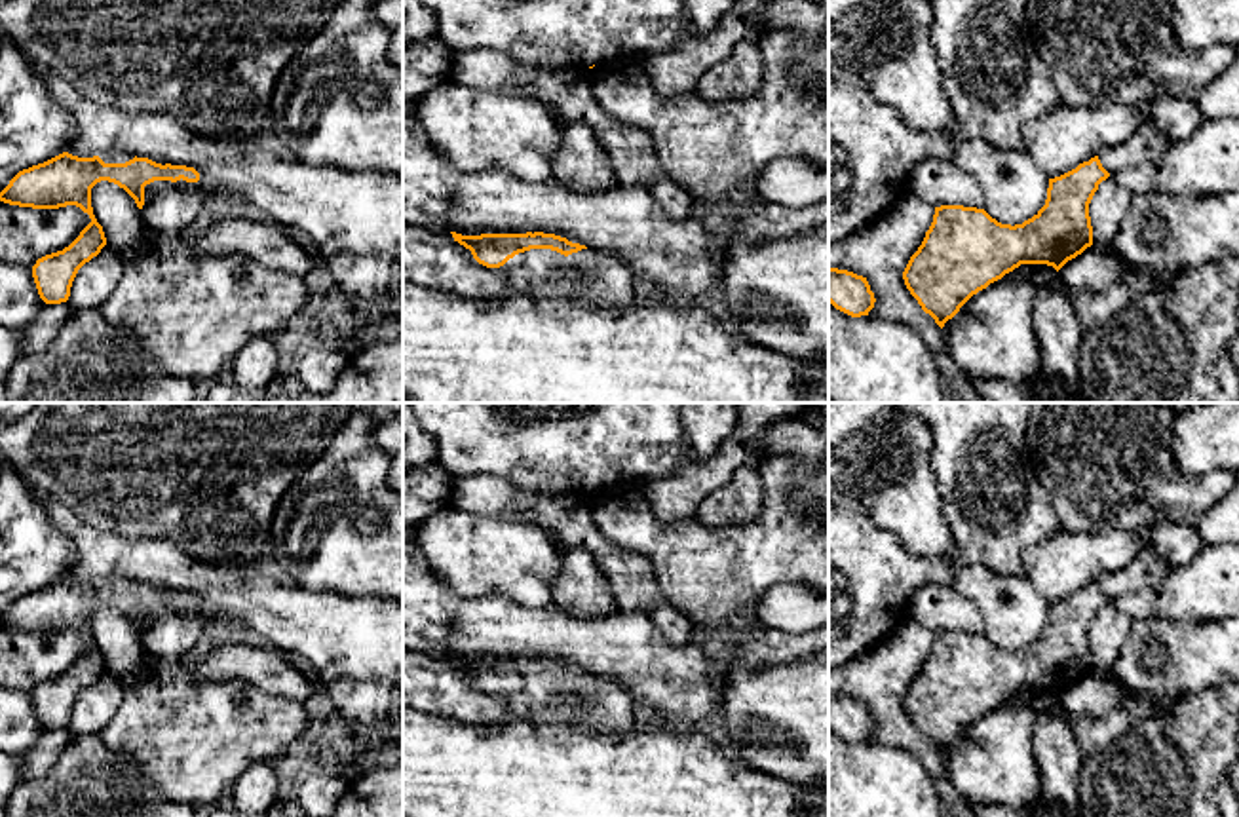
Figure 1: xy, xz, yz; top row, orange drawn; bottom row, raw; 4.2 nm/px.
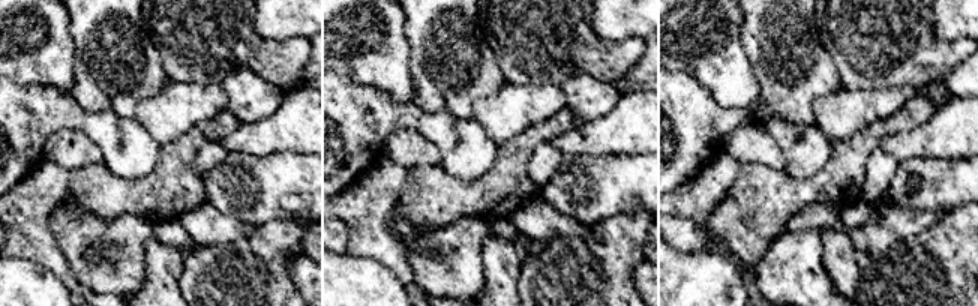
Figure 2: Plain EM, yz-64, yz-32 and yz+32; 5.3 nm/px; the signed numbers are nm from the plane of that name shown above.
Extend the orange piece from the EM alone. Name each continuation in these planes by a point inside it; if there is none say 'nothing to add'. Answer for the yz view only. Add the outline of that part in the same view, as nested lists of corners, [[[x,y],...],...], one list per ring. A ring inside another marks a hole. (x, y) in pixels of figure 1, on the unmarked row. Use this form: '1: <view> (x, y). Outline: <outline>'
1: yz (1146, 569). Outline: [[[1142,549],[1121,572],[1108,572],[1098,580],[1108,598],[1157,583],[1169,572],[1167,562],[1153,551]]]

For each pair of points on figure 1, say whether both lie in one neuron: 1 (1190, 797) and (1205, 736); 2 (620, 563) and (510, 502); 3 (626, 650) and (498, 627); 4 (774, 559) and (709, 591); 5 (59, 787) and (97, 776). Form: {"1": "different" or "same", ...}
{"1": "same", "2": "same", "3": "same", "4": "same", "5": "same"}

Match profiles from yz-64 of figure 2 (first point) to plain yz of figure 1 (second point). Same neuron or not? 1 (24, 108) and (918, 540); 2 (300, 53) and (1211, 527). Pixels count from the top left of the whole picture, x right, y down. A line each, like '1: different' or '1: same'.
1: different
2: different

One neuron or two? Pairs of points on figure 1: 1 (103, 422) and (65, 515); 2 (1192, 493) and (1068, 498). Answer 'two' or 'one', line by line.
1: two
2: one

